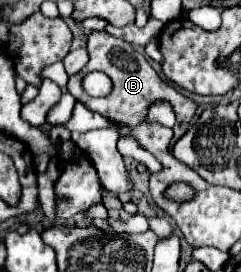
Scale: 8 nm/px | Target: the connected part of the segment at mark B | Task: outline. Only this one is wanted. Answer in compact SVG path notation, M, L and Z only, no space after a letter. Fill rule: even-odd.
M97 31L97 33L91 33L91 37L87 41L87 53L89 53L89 63L79 73L75 73L75 75L69 77L67 91L77 101L81 101L83 105L87 105L91 111L107 117L111 123L117 123L117 125L137 125L139 121L145 119L149 105L153 101L157 101L157 99L163 99L163 101L169 101L173 105L179 123L191 121L197 105L189 97L183 97L179 91L175 91L169 83L165 83L155 73L155 69L149 65L149 61L139 51L135 51L127 41L115 39L109 33L105 33L105 31ZM89 71L103 71L103 73L107 73L111 77L111 81L113 81L111 95L107 95L107 97L89 97L83 91L81 79Z

